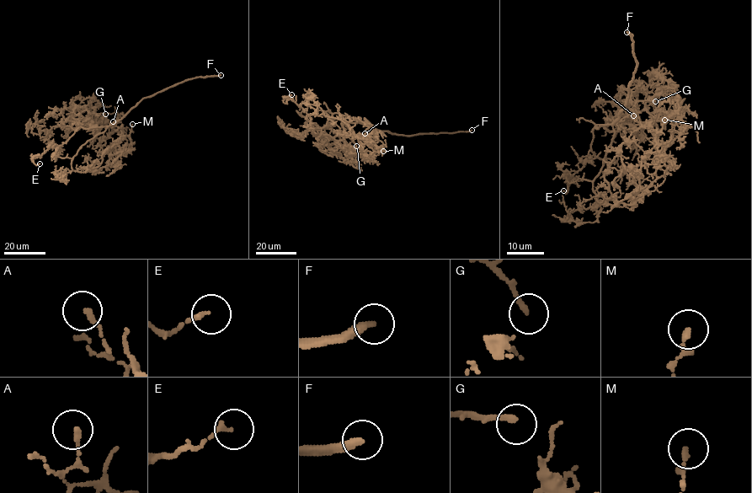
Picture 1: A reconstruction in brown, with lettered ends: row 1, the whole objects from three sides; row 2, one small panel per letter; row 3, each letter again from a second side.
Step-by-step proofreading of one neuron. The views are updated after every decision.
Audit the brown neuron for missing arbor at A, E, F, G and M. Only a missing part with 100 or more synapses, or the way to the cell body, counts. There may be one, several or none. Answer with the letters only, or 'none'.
F

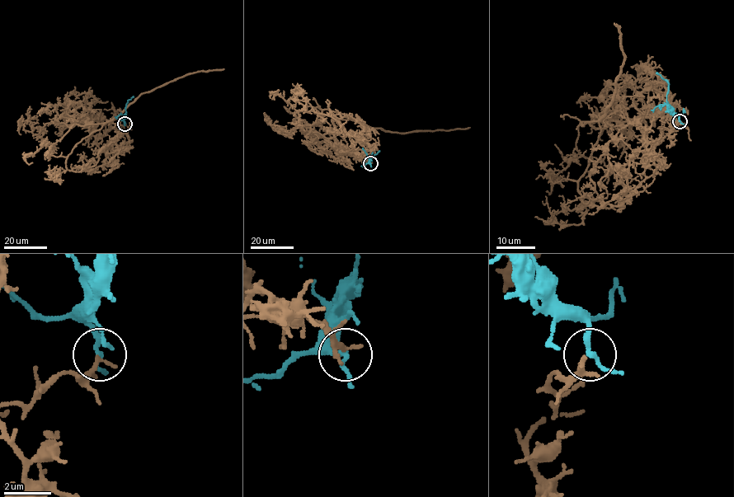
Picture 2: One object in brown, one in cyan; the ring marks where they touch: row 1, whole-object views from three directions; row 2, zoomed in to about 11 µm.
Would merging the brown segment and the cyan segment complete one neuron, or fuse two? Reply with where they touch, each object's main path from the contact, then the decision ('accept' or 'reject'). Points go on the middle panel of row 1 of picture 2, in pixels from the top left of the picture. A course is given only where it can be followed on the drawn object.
at (370, 163); brown runs (370, 163), (339, 151), (334, 138), (312, 130), (324, 110), (349, 118), (312, 108), (365, 144), (356, 131); cyan runs (370, 163), (371, 157), (379, 150); accept

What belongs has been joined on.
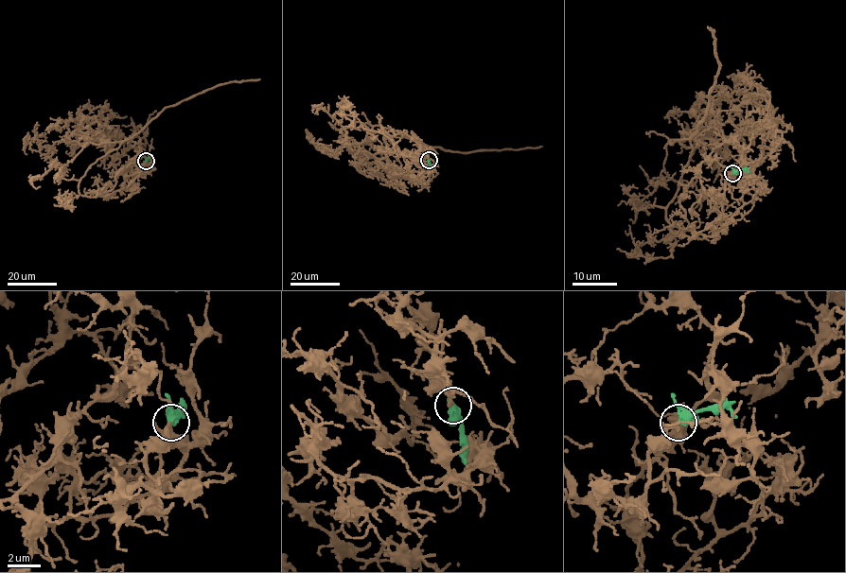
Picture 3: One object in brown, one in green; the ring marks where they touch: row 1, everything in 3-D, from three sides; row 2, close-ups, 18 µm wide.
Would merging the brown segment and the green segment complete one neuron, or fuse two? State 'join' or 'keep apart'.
keep apart

